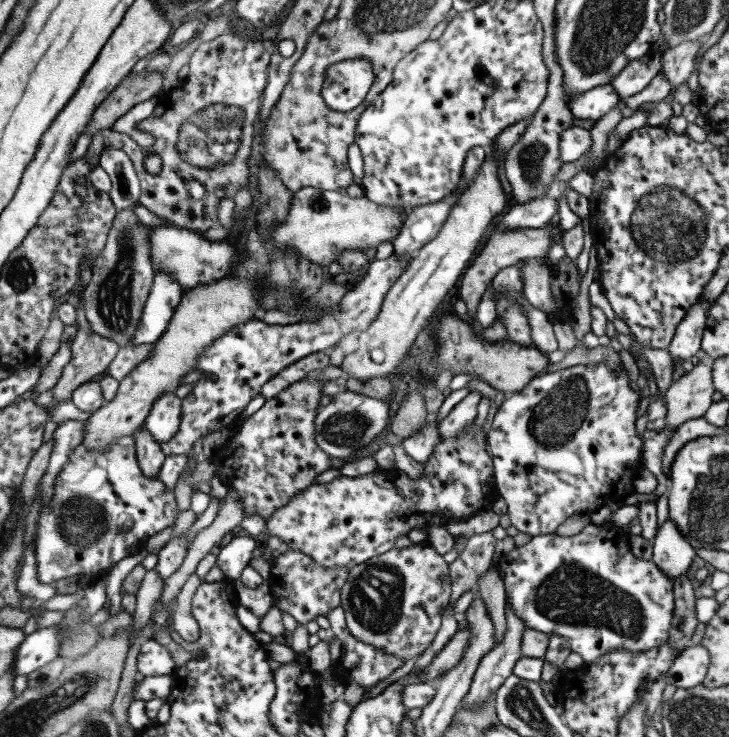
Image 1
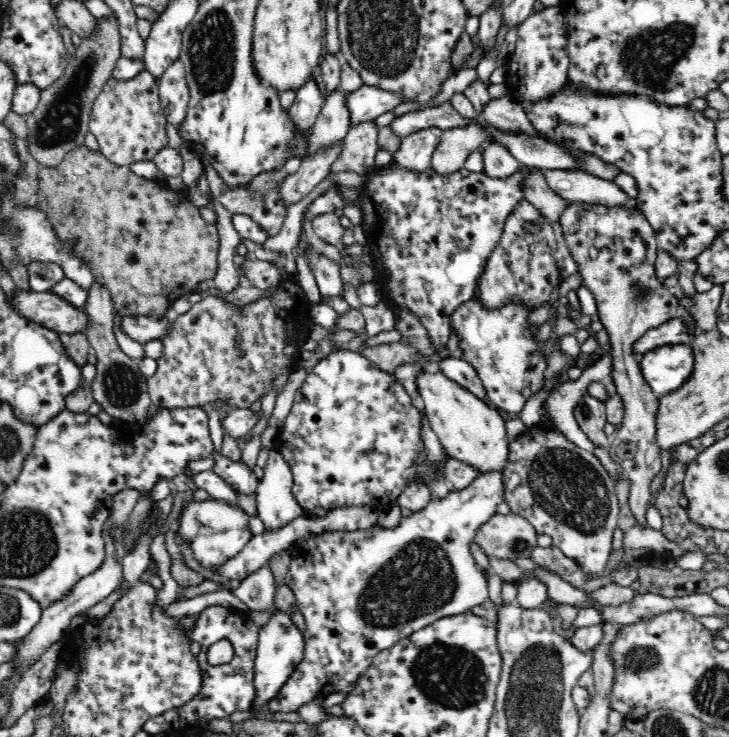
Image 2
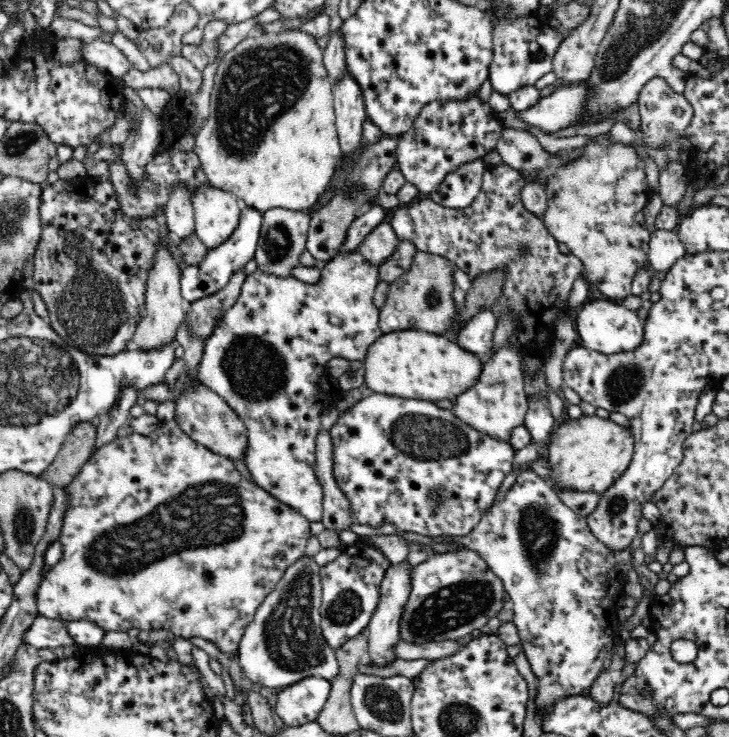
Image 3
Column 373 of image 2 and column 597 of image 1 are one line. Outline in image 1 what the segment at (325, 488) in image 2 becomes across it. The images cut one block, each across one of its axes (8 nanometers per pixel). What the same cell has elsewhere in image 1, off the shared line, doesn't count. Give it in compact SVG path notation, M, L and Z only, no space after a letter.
M605 362L594 364L592 366L575 365L565 370L556 372L548 372L540 374L520 392L512 394L502 402L500 409L496 412L494 420L492 420L491 428L488 432L487 442L488 451L492 454L492 464L494 468L496 495L502 496L506 500L508 510L507 515L510 518L512 526L515 526L520 533L538 536L552 534L556 528L562 524L572 514L592 513L598 507L607 504L617 504L626 498L626 496L634 493L634 478L637 472L643 469L640 462L642 456L643 434L635 433L636 412L638 412L638 404L641 400L640 391L634 391L630 387L630 378L628 372L622 365L621 370L609 370Z

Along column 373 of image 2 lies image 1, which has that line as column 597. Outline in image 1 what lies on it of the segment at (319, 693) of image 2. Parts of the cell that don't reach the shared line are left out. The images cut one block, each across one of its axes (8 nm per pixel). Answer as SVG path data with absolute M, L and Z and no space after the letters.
M613 522L594 526L590 523L586 525L578 534L573 536L560 536L556 532L547 535L533 536L524 545L517 546L508 553L504 553L504 556L500 557L497 569L504 582L506 602L510 602L514 614L526 624L527 628L537 630L538 632L544 632L547 635L558 634L558 636L564 636L571 644L571 650L578 652L582 656L585 663L588 665L592 662L596 662L596 658L600 658L602 654L608 654L616 648L620 650L628 650L632 654L640 654L640 652L646 652L654 646L660 646L664 644L666 640L669 640L669 631L672 622L672 615L674 615L674 581L668 580L664 576L664 572L654 564L652 560L644 560L637 558L631 551L629 545L629 535L622 531Z

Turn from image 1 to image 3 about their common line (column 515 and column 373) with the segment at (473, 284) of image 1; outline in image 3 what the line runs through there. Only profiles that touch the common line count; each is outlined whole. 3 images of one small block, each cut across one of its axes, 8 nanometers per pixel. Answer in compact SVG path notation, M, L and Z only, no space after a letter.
M388 223L376 226L366 236L357 252L376 267L384 264L399 246L399 239L395 236L394 228Z

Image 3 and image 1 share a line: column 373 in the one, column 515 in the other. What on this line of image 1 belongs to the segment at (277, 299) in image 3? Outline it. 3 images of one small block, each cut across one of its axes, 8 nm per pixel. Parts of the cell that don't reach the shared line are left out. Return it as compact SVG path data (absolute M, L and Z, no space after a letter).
M523 260L514 266L500 269L490 286L495 293L495 298L499 299L496 303L496 312L508 330L507 340L516 342L520 346L532 346L530 336L532 329L528 317L524 313L524 307L515 302L515 299L521 295L524 296L524 273L522 273L524 266Z

